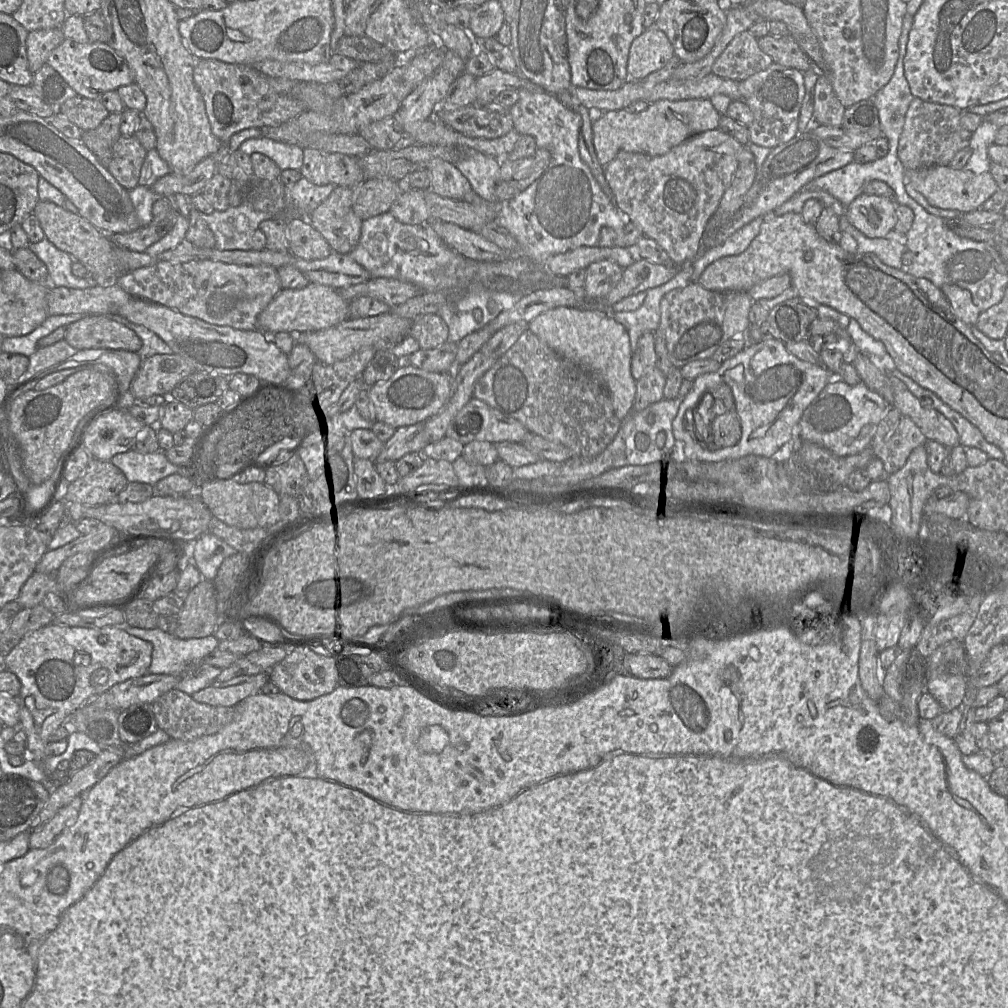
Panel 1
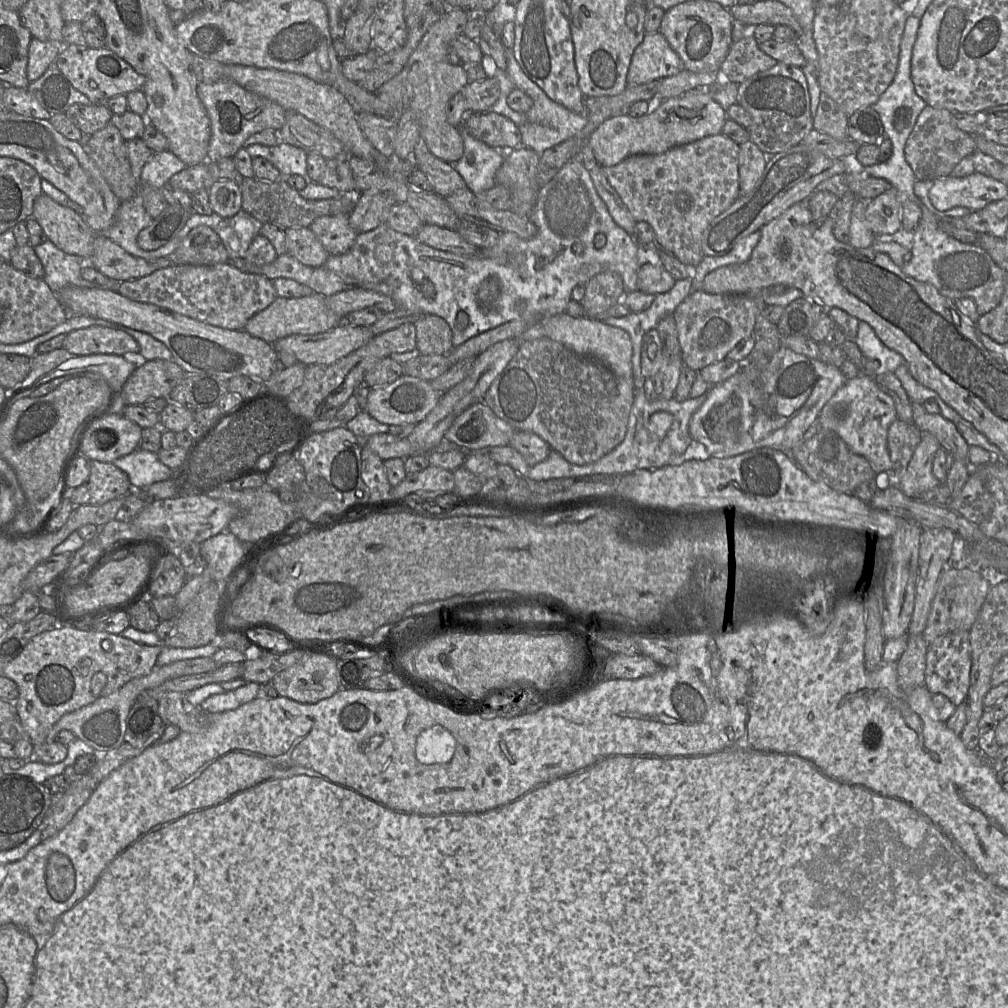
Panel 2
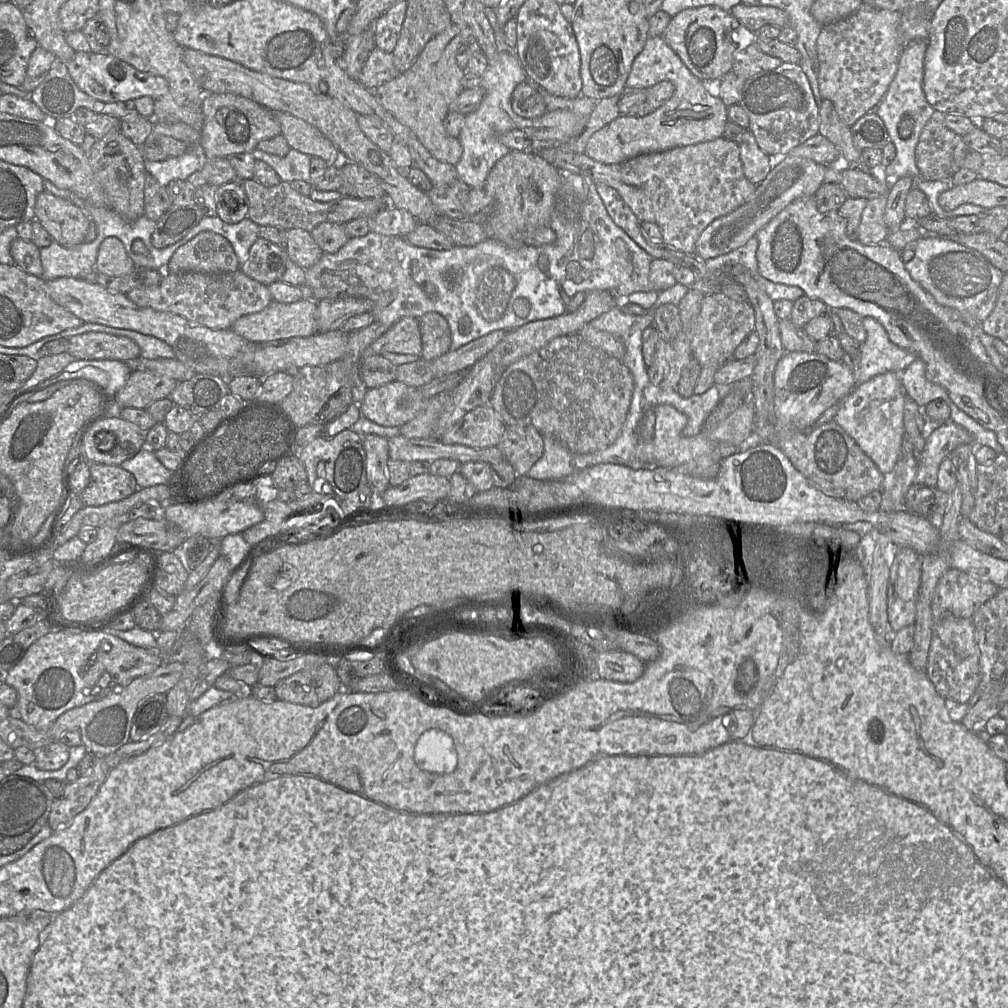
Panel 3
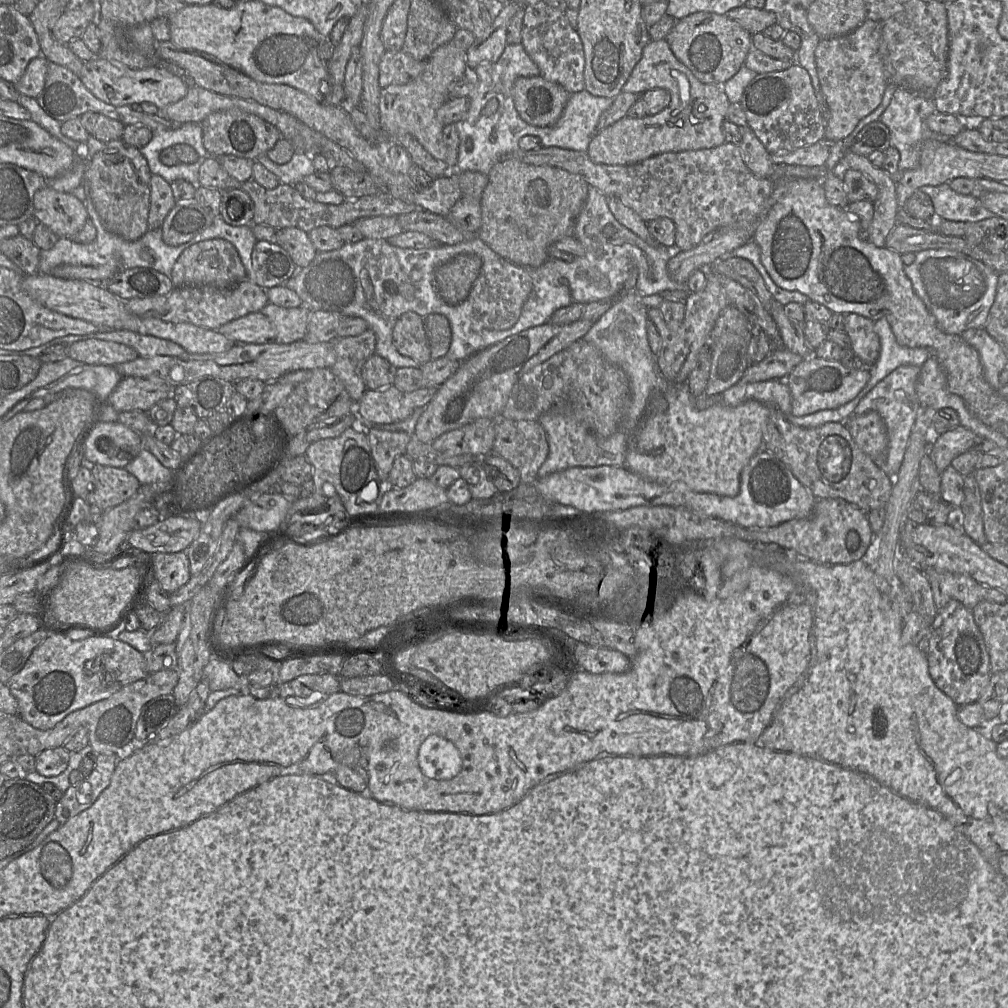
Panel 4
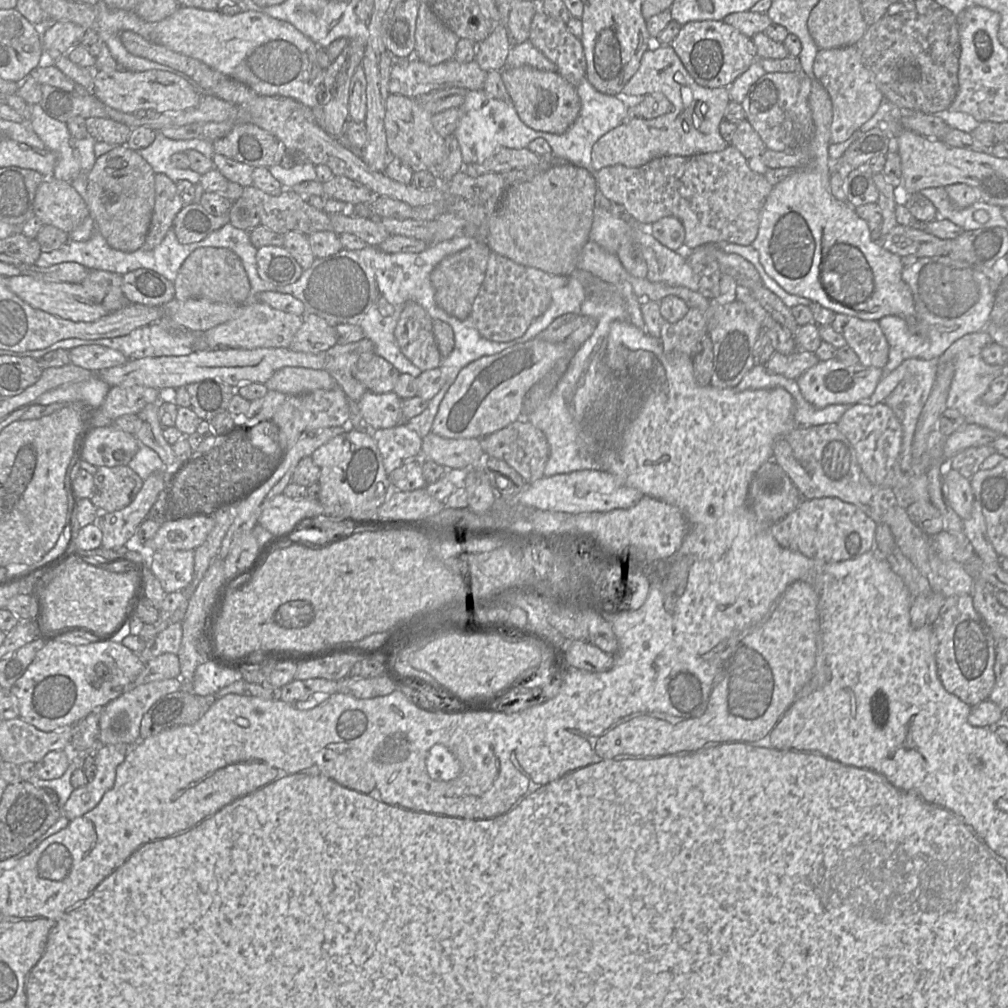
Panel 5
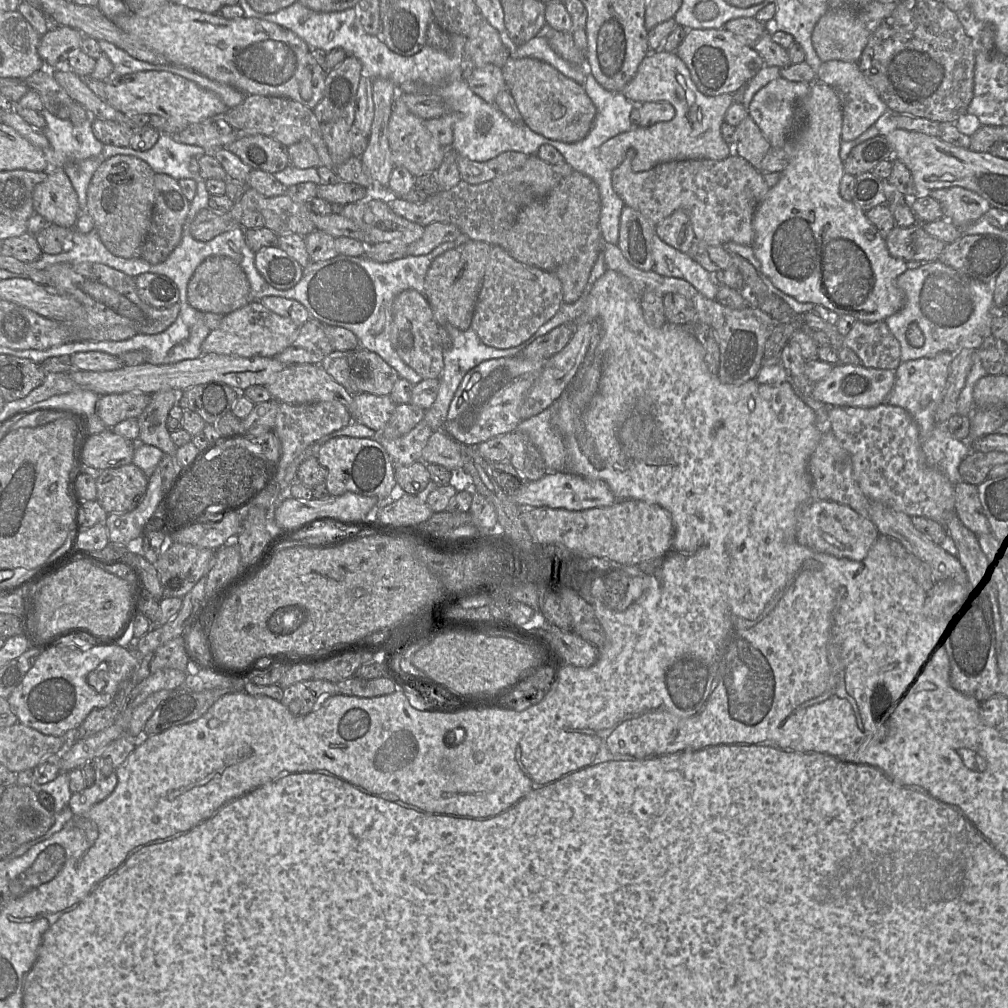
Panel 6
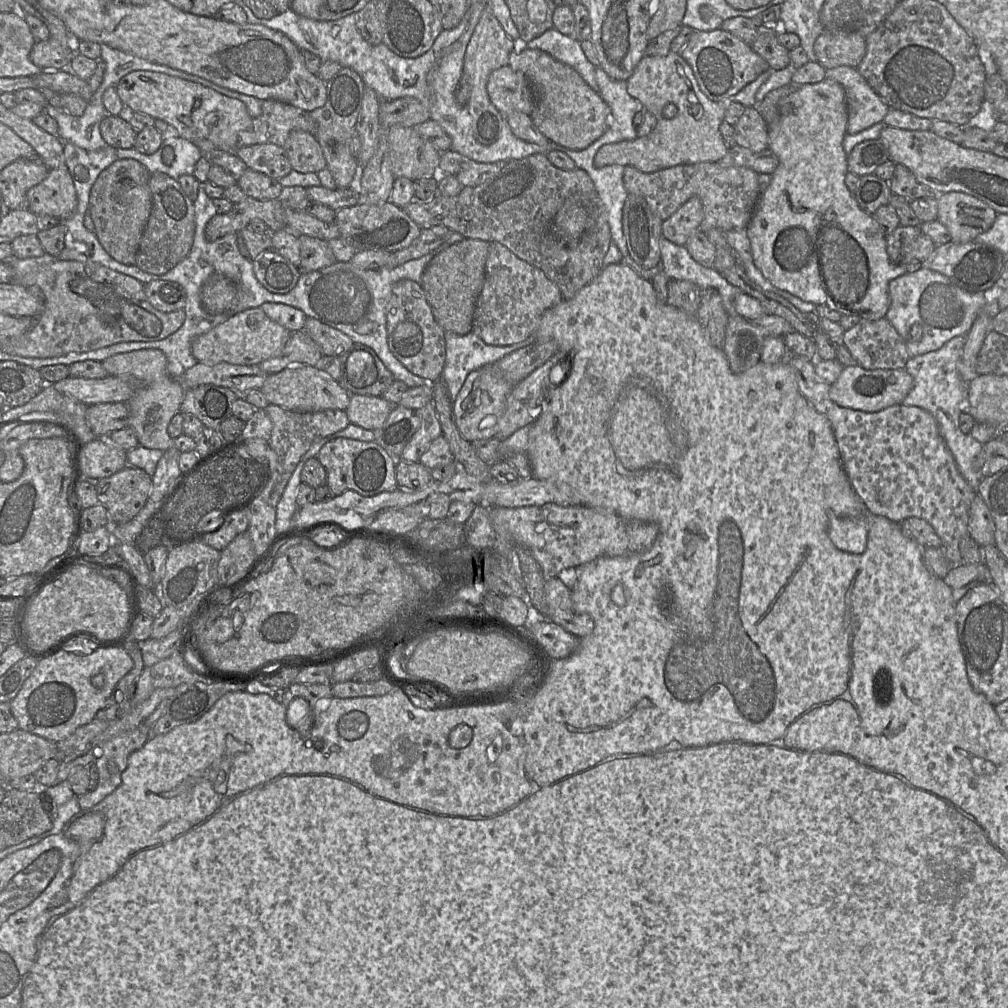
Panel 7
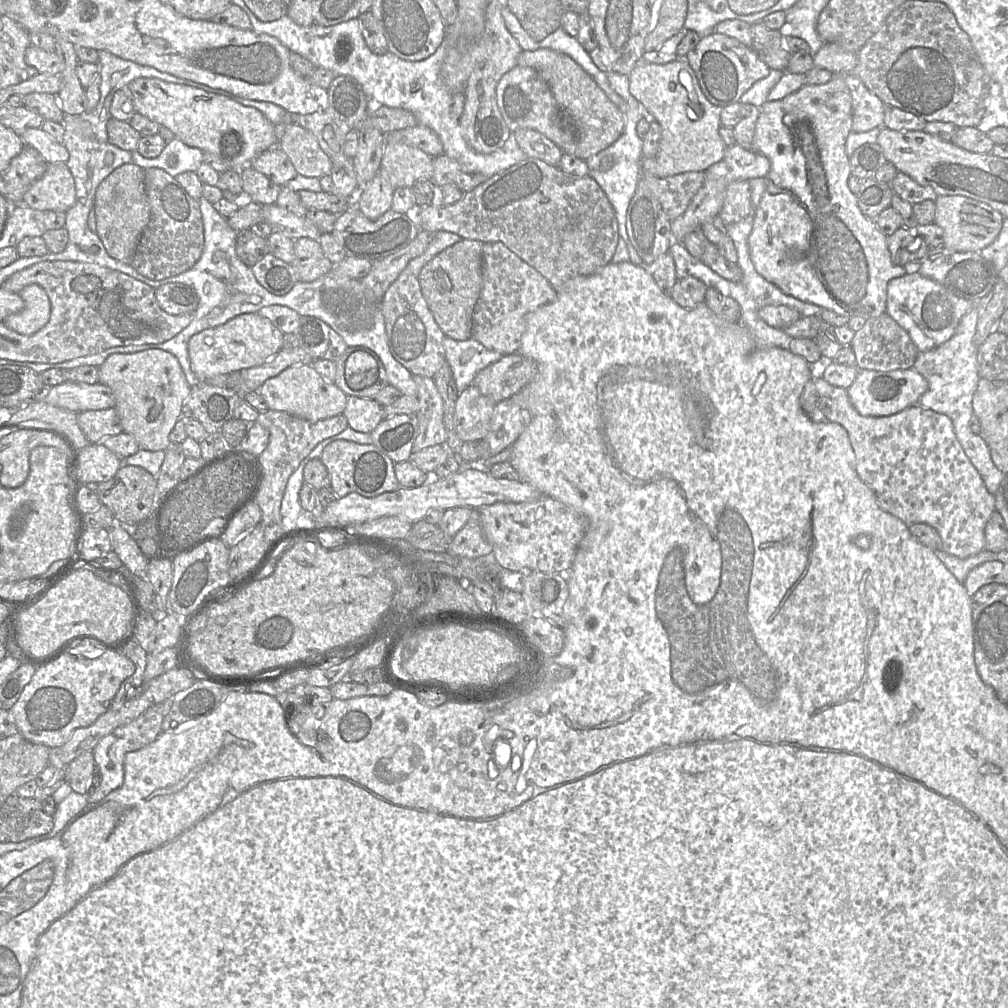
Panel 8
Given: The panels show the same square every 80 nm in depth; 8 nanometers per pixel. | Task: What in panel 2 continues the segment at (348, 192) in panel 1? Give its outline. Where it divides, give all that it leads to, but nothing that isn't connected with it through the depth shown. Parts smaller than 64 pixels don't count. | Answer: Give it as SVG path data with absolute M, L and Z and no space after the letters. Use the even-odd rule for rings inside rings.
M349 214L318 217L309 228L330 255L346 253L358 234L349 224Z

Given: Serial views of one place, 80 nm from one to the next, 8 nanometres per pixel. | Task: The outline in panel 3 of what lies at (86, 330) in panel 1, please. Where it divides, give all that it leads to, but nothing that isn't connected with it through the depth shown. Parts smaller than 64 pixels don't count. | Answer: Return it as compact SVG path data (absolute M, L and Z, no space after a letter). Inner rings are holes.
M86 332L68 339L68 353L80 360L120 360L132 363L139 358L140 348L125 336L105 332Z

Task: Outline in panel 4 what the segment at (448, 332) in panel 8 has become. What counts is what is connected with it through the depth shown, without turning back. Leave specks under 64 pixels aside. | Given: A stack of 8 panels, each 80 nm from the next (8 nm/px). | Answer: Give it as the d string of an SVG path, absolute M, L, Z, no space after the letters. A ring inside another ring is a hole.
M475 254L458 255L437 267L434 281L438 294L449 305L463 302L480 275L481 268L482 260Z

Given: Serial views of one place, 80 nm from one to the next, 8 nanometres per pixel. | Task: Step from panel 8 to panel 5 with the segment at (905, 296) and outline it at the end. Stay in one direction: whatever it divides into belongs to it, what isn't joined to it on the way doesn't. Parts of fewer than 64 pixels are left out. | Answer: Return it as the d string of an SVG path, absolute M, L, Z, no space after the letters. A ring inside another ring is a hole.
M948 255L918 258L911 266L903 267L901 276L912 291L916 325L911 327L904 318L895 315L878 320L889 344L888 362L882 368L883 376L910 358L938 358L957 339L985 329L994 305L995 291L991 289L988 277Z

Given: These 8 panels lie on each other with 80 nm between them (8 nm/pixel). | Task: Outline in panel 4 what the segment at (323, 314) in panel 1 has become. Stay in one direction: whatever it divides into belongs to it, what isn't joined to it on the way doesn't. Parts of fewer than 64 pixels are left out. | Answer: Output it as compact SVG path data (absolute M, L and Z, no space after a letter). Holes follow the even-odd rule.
M268 303L258 312L232 320L220 326L217 331L234 344L289 344L303 340L307 330L309 312L310 310L304 305L295 308L284 308Z

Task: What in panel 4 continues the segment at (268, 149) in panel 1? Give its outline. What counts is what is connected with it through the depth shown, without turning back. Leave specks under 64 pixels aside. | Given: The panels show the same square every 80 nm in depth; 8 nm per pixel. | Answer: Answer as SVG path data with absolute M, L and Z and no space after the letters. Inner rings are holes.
M295 151L291 160L286 164L276 164L267 155L259 156L257 161L273 173L280 183L292 186L315 172L312 156L305 152Z

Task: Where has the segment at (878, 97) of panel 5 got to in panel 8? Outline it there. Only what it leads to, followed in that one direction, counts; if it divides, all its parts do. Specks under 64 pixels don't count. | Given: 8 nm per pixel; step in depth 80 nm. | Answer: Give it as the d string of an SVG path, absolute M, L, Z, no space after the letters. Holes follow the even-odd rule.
M852 73L845 75L852 98L852 131L866 132L884 126L885 104Z

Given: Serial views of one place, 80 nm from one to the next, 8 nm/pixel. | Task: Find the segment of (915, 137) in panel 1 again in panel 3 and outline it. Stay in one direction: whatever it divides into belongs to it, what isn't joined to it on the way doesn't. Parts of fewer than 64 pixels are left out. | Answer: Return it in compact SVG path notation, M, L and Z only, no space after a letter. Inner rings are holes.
M934 111L919 136L915 161L922 180L950 179L962 167L969 152L962 136L942 123L945 114Z

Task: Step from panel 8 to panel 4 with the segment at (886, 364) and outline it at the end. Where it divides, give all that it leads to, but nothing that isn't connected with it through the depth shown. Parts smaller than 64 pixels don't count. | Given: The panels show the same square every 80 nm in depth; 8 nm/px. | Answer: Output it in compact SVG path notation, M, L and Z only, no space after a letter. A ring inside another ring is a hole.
M855 313L844 315L845 333L851 341L851 348L860 358L864 365L870 366L874 364L880 355L880 339L874 330L874 321Z

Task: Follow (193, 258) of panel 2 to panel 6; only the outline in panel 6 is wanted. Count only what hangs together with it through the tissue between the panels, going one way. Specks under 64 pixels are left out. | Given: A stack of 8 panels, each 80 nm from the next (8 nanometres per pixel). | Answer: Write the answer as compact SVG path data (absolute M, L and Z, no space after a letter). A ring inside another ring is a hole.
M207 257L195 270L187 286L188 303L201 312L225 316L251 302L251 288L245 272L232 258Z

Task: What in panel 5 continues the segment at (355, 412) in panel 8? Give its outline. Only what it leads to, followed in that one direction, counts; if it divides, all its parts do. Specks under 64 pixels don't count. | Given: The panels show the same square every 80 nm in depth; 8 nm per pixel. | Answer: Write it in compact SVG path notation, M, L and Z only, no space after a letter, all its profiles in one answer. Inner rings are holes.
M367 390L357 404L370 431L392 428L402 423L402 399L393 391L374 393Z

